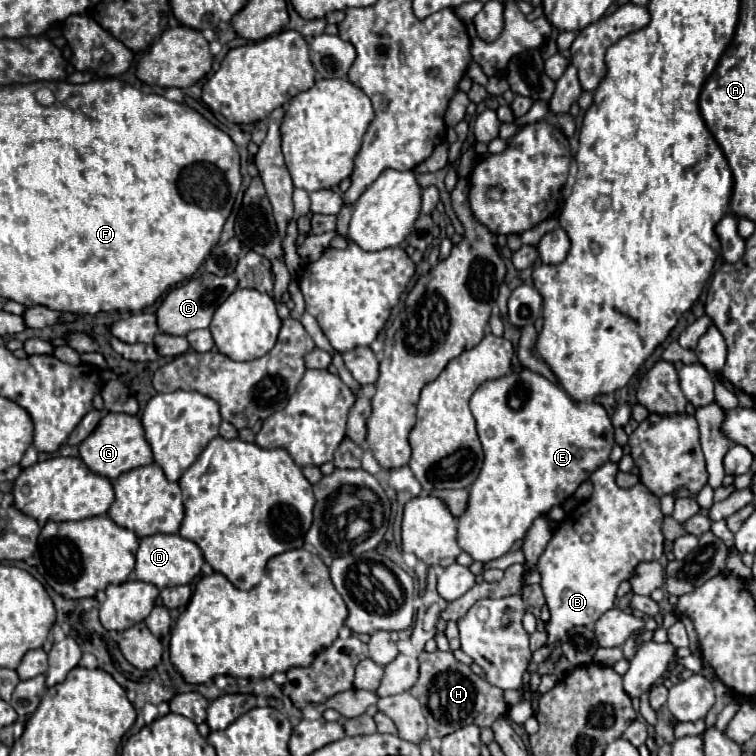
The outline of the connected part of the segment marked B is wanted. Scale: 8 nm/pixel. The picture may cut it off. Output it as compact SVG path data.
M606 463L598 471L592 473L594 493L590 499L582 501L552 533L552 539L548 541L546 551L540 555L538 561L538 573L542 577L542 591L546 597L546 605L550 609L550 621L546 623L548 631L548 643L540 647L534 653L534 661L546 661L552 651L552 643L558 641L562 635L566 635L568 629L578 625L592 625L600 615L604 615L608 609L614 607L616 589L622 581L628 581L632 577L632 571L640 563L658 561L662 557L662 511L660 511L660 499L652 495L642 483L636 483L630 489L620 489L614 481L618 471L618 465Z

